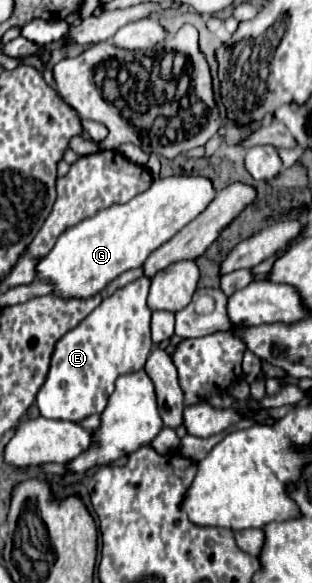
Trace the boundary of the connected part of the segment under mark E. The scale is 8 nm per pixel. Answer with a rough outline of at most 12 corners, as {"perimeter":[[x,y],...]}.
{"perimeter":[[149,278],[105,298],[55,346],[45,418],[107,408],[153,350]]}

